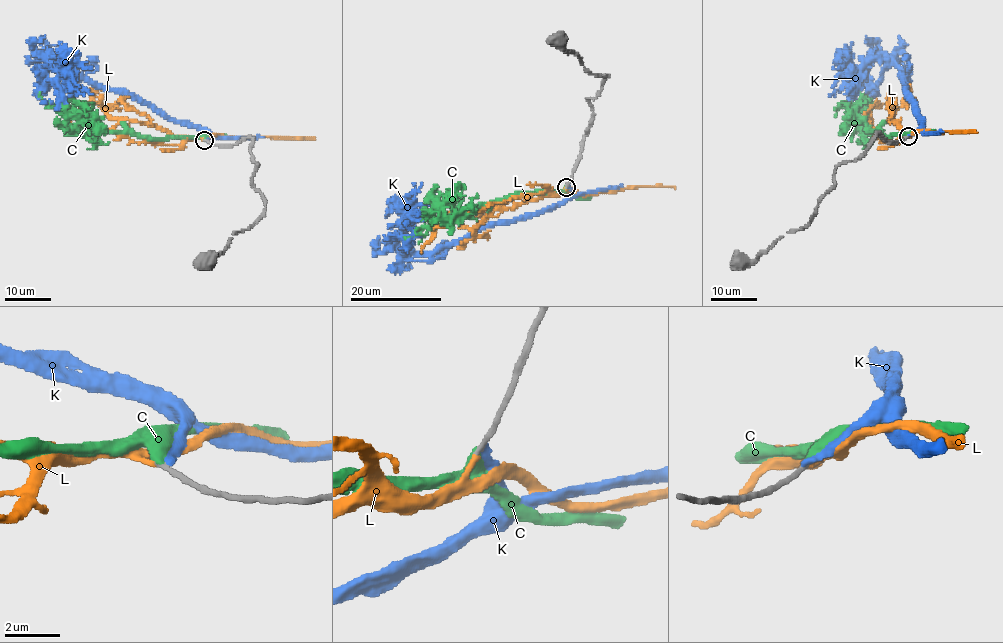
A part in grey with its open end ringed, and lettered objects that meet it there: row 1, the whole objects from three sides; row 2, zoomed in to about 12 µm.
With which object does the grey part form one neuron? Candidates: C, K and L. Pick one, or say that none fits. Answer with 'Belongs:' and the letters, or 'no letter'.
Belongs: L

